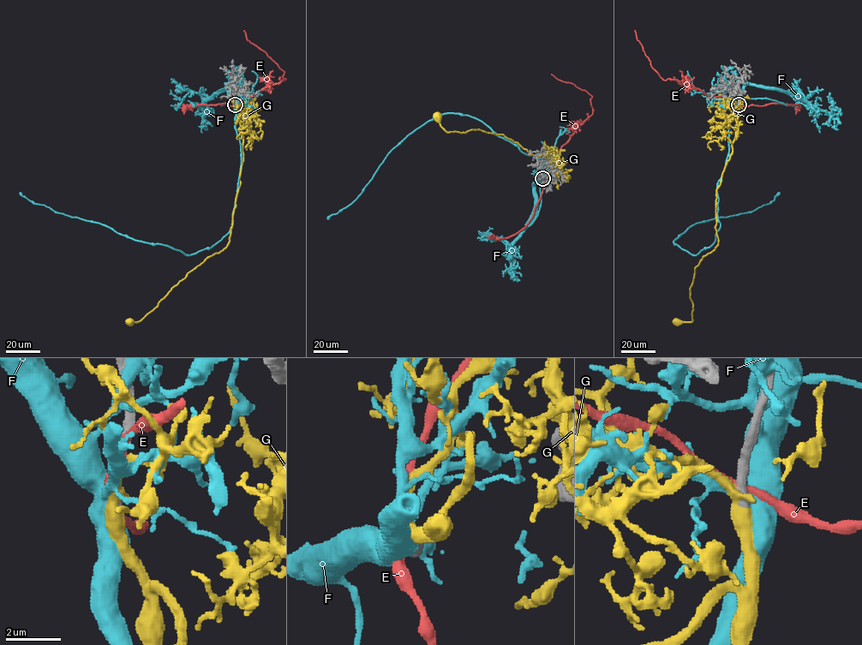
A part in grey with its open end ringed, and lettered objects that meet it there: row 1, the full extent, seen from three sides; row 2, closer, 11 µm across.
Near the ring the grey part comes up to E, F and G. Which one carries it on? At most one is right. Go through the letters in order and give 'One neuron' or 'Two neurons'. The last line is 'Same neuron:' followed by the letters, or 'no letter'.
E: Two neurons
F: Two neurons
G: One neuron
Same neuron: G

